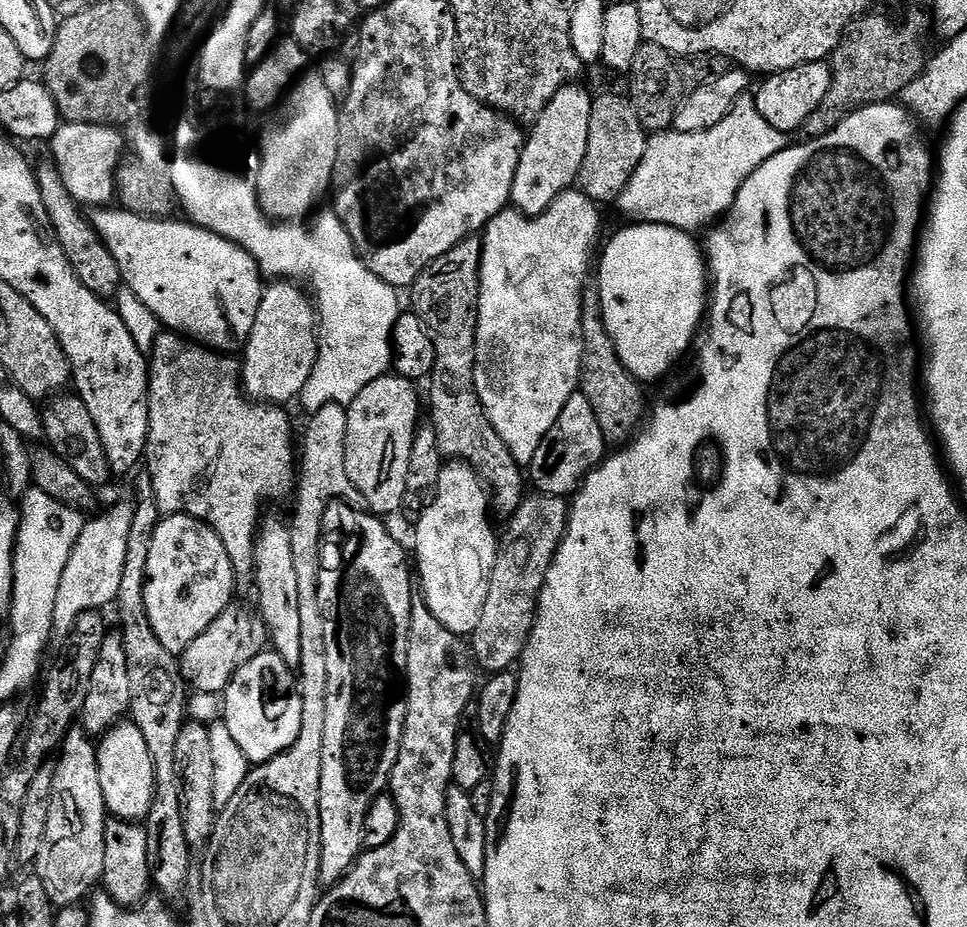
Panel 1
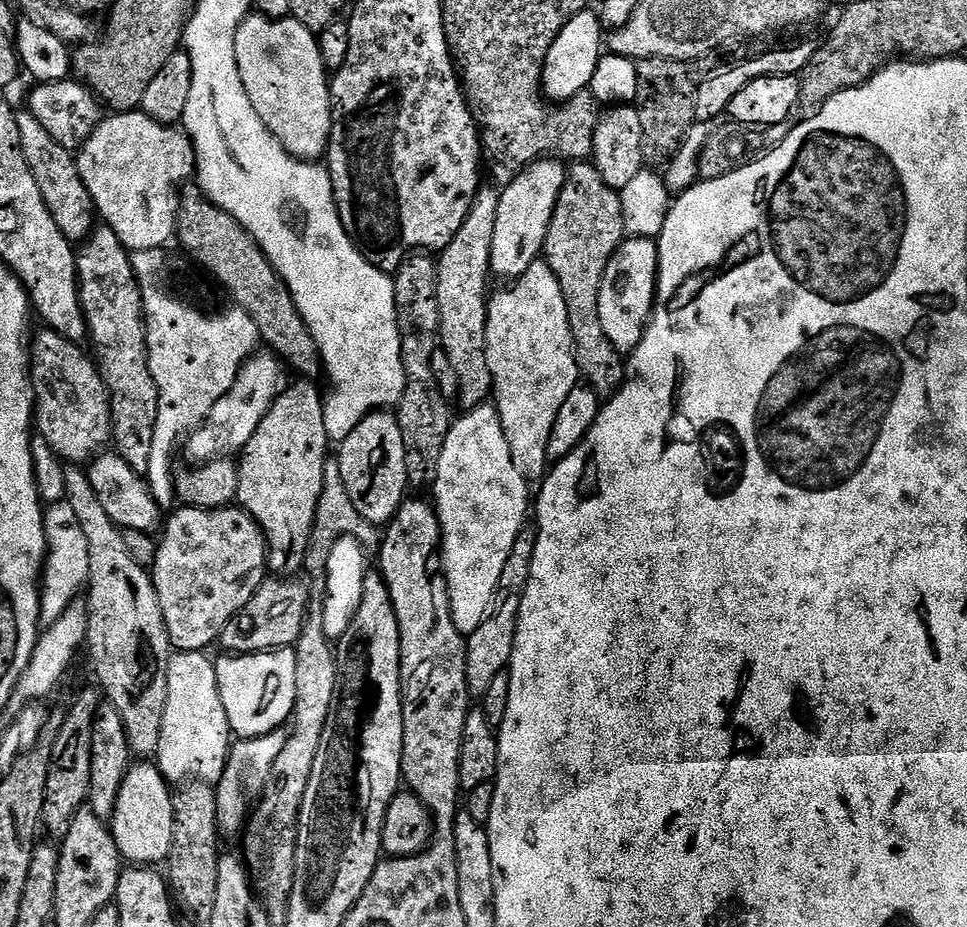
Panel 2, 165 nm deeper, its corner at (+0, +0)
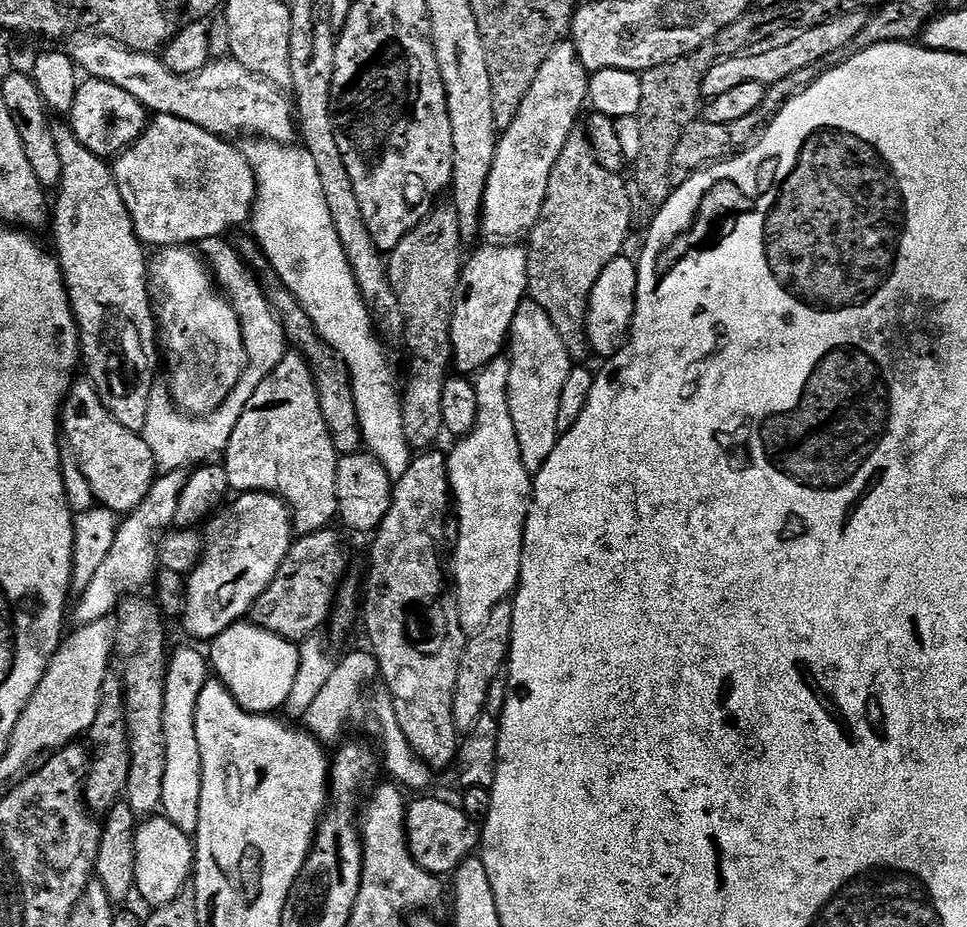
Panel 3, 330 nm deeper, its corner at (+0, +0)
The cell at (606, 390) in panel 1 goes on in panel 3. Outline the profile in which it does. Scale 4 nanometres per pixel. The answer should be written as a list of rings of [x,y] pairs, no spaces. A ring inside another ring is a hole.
[[[583,131],[572,132],[562,146],[562,154],[558,154],[558,162],[554,162],[554,170],[550,170],[542,214],[538,214],[538,222],[526,237],[528,296],[550,314],[554,330],[562,334],[562,342],[576,362],[587,361],[584,359],[590,356],[584,320],[594,282],[625,251],[624,243],[632,228],[633,193],[630,188],[628,193],[624,178],[598,162]]]

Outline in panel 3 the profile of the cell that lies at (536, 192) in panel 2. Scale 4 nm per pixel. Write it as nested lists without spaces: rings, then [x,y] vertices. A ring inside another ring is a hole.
[[[488,242],[485,248],[480,248],[476,253],[469,255],[465,259],[464,267],[460,269],[460,281],[456,291],[456,305],[452,311],[452,364],[455,371],[460,374],[476,374],[491,362],[495,356],[501,355],[505,351],[508,343],[508,337],[512,331],[514,314],[518,314],[521,304],[524,303],[528,296],[528,250],[527,247],[521,246],[516,242]]]

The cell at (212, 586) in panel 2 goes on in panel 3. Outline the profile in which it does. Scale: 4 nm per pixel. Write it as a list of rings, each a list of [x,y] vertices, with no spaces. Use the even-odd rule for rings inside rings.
[[[242,492],[235,497],[237,500],[225,503],[203,525],[204,557],[196,563],[196,569],[187,573],[184,613],[184,628],[196,640],[211,642],[215,636],[222,634],[232,624],[241,623],[251,613],[261,594],[278,574],[286,554],[294,543],[294,525],[292,512],[288,505],[278,496],[270,492]]]

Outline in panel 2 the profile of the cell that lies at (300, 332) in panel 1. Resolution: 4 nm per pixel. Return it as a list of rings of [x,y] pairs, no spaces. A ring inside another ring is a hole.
[[[264,350],[247,360],[233,387],[214,404],[203,423],[189,435],[188,450],[196,460],[194,462],[205,464],[212,460],[229,459],[235,455],[234,452],[243,451],[270,406],[286,389],[288,378],[285,373],[285,365],[275,353]]]

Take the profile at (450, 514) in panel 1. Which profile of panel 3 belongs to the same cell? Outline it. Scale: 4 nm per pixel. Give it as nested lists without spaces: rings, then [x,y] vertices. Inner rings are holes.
[[[507,355],[495,356],[480,369],[475,377],[478,394],[478,422],[469,436],[455,441],[456,449],[447,453],[448,473],[454,497],[454,516],[460,519],[460,533],[454,536],[454,559],[450,568],[454,573],[458,614],[465,637],[477,636],[490,622],[490,614],[499,604],[505,603],[515,593],[520,583],[524,527],[528,521],[528,505],[532,495],[533,477],[522,462],[522,450],[518,450],[518,434],[514,430],[514,418],[510,418],[508,387],[510,386],[510,362]]]

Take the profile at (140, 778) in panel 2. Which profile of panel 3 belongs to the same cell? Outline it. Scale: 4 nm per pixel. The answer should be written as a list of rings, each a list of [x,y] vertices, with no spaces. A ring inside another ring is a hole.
[[[163,814],[153,815],[151,818],[145,819],[136,830],[136,887],[135,891],[140,892],[140,896],[146,903],[152,904],[153,909],[158,909],[163,904],[174,902],[174,898],[178,898],[190,884],[190,877],[194,872],[194,840],[191,835],[182,830],[178,830],[178,826],[174,826],[174,822],[170,822],[167,816]]]

